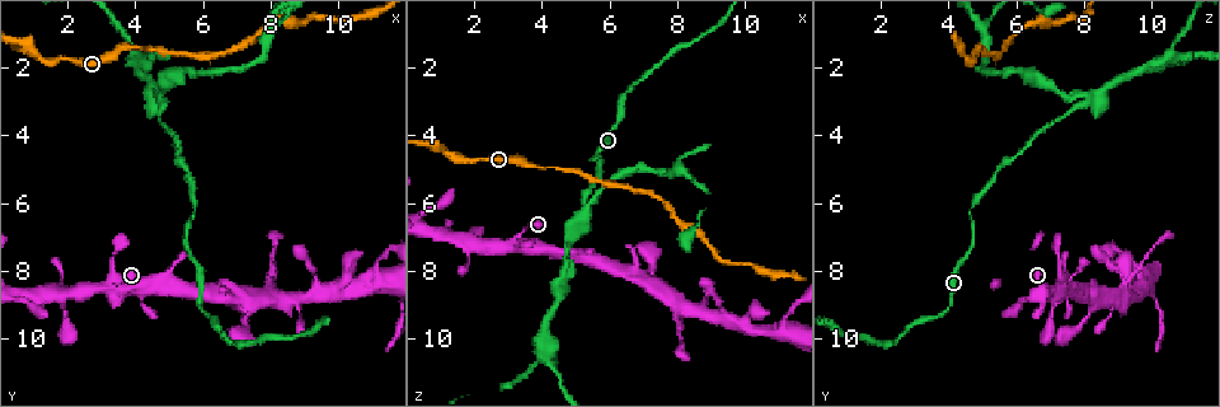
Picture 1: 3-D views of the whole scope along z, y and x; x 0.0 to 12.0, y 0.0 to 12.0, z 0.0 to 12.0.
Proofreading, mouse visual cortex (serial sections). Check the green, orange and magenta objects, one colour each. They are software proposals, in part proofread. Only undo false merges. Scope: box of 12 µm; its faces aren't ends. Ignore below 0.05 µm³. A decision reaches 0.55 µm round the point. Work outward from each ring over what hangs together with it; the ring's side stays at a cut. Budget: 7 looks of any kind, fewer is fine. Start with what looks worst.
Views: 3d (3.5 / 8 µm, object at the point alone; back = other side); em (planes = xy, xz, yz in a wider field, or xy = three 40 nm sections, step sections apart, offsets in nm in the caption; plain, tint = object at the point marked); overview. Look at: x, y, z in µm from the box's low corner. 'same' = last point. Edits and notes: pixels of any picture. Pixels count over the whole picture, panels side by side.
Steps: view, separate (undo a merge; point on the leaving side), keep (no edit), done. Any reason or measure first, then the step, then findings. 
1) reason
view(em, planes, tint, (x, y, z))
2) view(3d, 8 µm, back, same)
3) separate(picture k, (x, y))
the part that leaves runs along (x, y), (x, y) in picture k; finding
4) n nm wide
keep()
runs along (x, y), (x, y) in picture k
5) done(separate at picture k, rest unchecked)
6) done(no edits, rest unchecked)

thin neck
view(3d, 3.5 µm, (4.8, 3.0, 8.2))

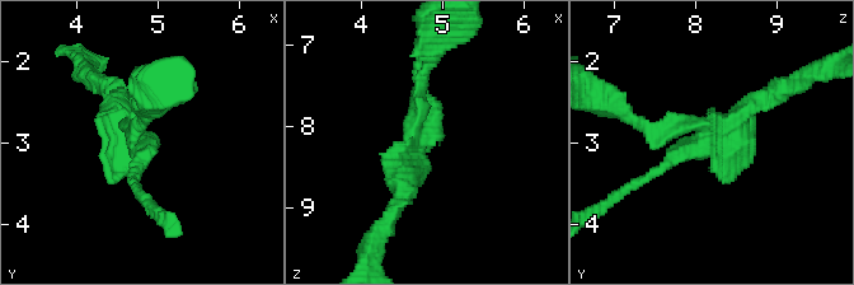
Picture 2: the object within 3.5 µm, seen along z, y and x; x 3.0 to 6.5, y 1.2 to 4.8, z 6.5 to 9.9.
view(em, xy, step 2, tint, (4.75, 3.00, 8.15))

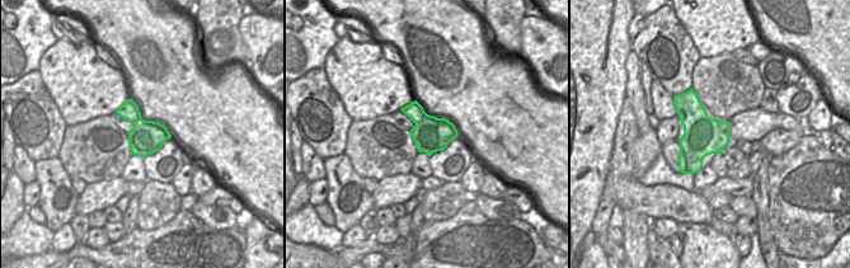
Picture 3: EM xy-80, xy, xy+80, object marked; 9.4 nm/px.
separate(picture 2, (741, 117))
the part that leaves runs along (707, 134), (648, 130), (603, 103) in picture 2; a second cell is stuck on

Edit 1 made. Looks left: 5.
arms part here
view(3d, 3.5 µm, (1.8, 8.7, 7.2))

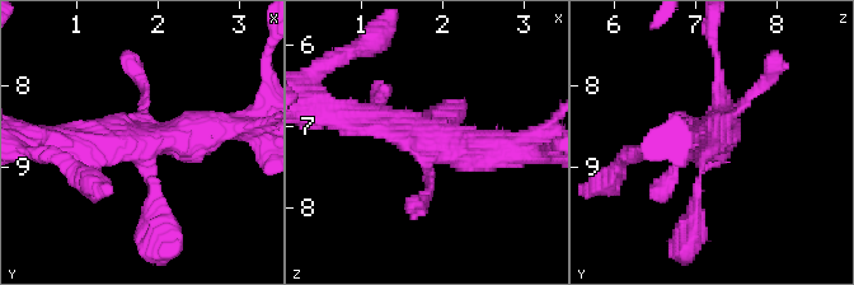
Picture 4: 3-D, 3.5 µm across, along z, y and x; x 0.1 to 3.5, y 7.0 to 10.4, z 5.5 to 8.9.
view(em, xy, step 2, tint, (1.80, 8.65, 7.20))

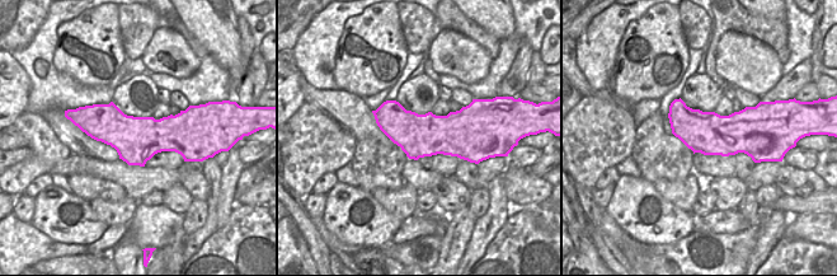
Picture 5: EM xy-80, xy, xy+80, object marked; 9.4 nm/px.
keep()
runs along (508, 153), (345, 115) in picture 4; one cell here

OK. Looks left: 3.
narrows sharply
view(3d, 8 µm, (6.8, 10.1, 2.5))

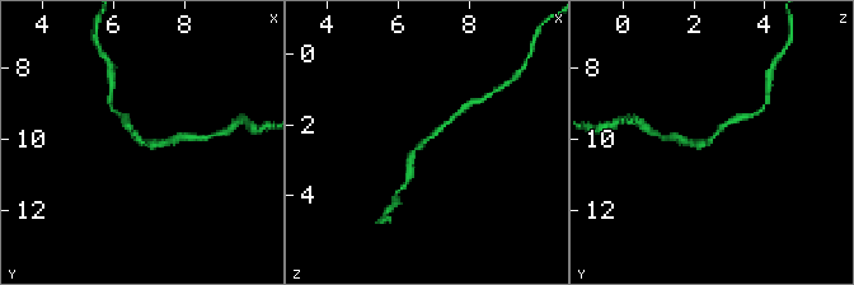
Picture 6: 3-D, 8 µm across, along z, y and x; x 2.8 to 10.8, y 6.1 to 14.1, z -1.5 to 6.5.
zoom in
view(3d, 3.5 µm, back, (6.8, 10.1, 2.4))

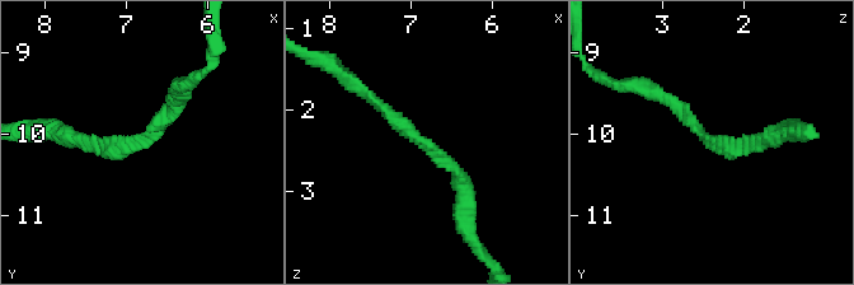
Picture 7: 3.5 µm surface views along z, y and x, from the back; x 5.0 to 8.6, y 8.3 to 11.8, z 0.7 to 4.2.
keep()
runs along (467, 202), (459, 173), (361, 88) in picture 7; continuous, no second cell

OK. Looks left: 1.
done(separate at picture 2, rest unchecked)

